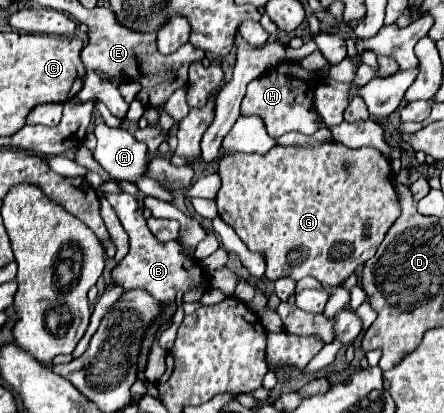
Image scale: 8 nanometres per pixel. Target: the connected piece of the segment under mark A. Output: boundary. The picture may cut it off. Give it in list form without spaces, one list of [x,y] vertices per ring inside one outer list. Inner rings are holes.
[[[106,123],[102,125],[96,125],[96,131],[94,131],[96,139],[98,139],[98,145],[94,149],[94,159],[100,163],[100,167],[110,175],[112,181],[120,183],[120,181],[130,181],[138,187],[138,199],[146,199],[146,197],[156,197],[156,199],[162,199],[162,201],[172,201],[172,193],[160,185],[156,179],[146,179],[146,169],[148,169],[148,151],[146,151],[146,143],[138,141],[132,133],[128,133],[126,129],[118,127],[118,129],[112,129],[108,127]]]

